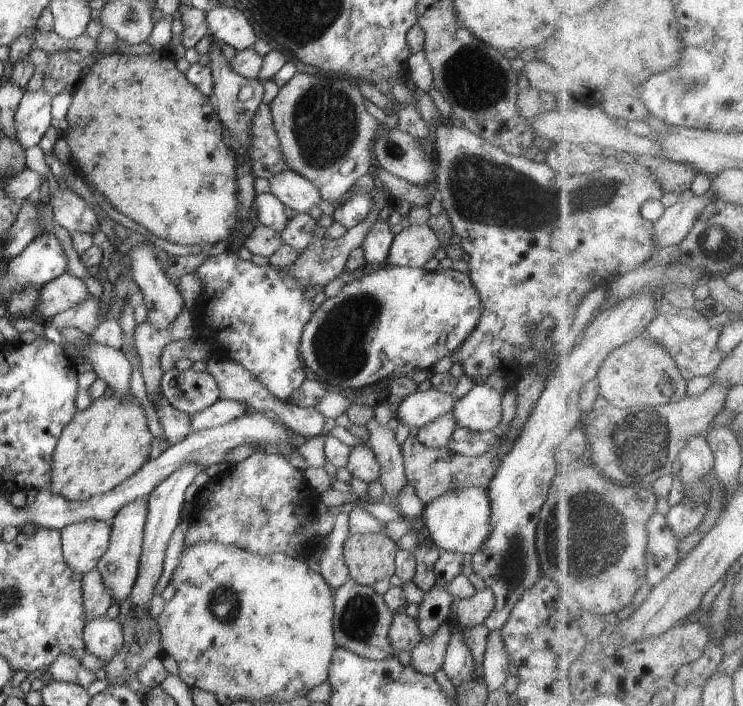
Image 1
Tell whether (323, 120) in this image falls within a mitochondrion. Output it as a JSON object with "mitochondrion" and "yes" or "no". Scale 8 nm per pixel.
{"mitochondrion":"yes"}

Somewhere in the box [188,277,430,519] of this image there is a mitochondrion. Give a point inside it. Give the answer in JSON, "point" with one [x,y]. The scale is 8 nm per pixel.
{"point":[338,340]}

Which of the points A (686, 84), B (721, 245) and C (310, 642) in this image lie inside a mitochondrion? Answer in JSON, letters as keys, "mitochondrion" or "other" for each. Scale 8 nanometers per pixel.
{"A":"mitochondrion","B":"mitochondrion","C":"other"}

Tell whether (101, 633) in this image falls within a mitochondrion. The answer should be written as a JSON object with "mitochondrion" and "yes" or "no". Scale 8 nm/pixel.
{"mitochondrion":"no"}

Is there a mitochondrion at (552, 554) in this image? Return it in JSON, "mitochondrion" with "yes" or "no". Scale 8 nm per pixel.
{"mitochondrion":"yes"}

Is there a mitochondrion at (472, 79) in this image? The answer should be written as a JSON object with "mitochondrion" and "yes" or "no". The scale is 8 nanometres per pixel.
{"mitochondrion":"yes"}

